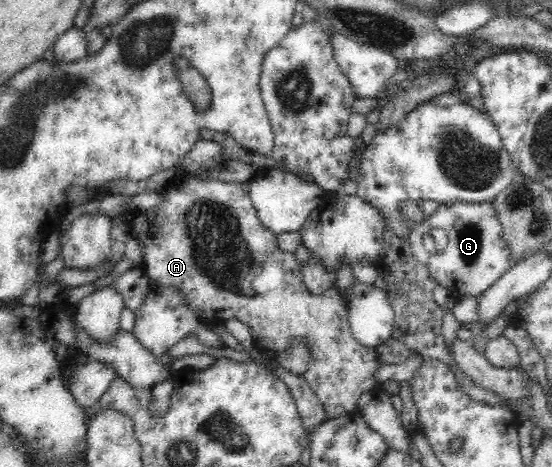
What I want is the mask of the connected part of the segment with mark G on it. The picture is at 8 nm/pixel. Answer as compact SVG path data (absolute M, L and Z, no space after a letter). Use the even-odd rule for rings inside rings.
M456 203L452 206L441 205L436 213L425 218L421 224L412 224L408 241L413 255L429 271L431 279L444 286L448 294L456 300L462 296L477 297L482 294L516 263L510 257L510 249L506 247L500 230L502 227L493 204ZM433 228L442 228L448 238L441 253L431 254L422 244L422 236Z

